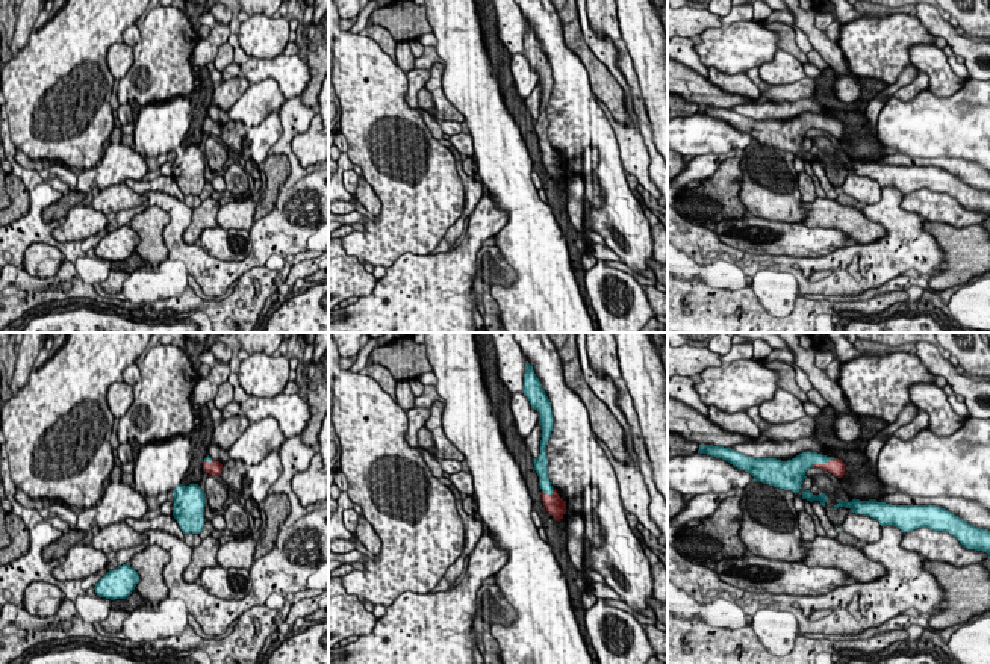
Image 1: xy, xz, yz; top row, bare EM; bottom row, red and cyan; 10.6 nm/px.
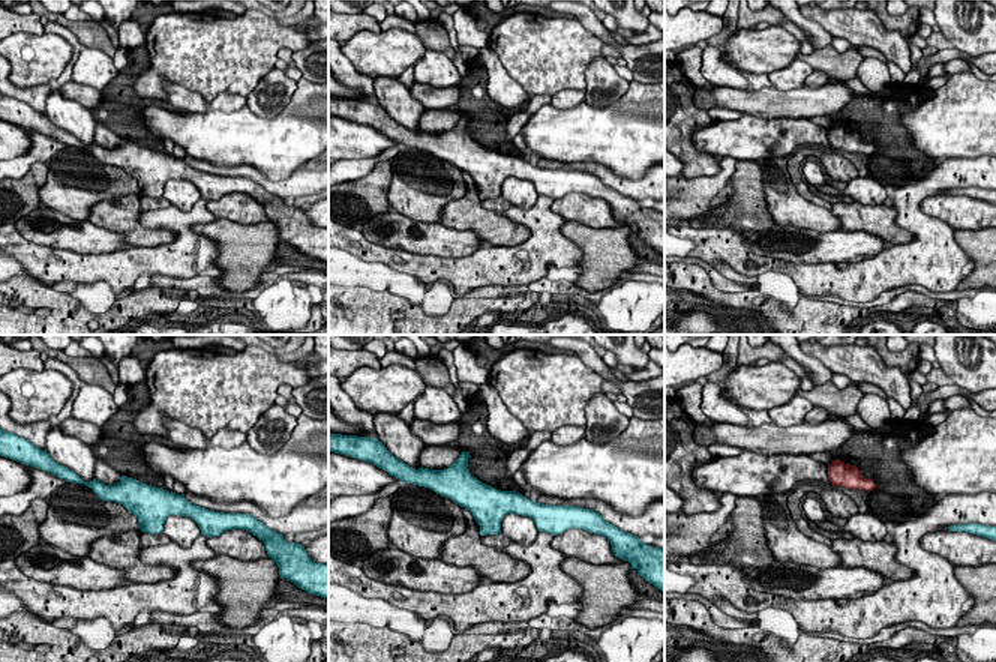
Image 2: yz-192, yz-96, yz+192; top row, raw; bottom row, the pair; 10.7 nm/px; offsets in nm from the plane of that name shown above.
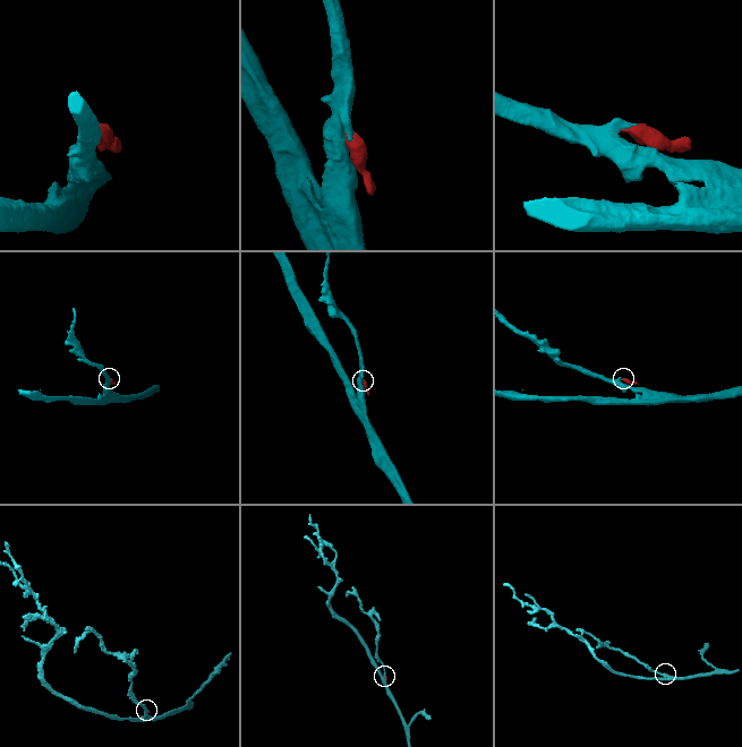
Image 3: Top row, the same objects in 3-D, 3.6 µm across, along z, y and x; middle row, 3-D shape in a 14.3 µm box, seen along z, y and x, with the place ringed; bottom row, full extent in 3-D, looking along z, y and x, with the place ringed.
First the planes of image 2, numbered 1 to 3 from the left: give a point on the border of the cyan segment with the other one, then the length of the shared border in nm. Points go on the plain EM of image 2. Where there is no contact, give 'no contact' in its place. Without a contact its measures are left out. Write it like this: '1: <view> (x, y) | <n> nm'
1: no contact
2: no contact
3: no contact

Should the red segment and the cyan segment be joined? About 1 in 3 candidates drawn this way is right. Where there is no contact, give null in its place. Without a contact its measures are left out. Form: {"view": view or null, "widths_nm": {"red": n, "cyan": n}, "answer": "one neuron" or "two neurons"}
{"view": "yz", "widths_nm": {"red": 160, "cyan": 200}, "answer": "one neuron"}

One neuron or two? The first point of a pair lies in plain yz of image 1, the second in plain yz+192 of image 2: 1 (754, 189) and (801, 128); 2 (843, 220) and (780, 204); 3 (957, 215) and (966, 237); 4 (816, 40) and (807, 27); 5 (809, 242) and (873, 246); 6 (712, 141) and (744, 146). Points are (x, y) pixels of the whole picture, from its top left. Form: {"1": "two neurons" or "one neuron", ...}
{"1": "two neurons", "2": "two neurons", "3": "two neurons", "4": "one neuron", "5": "one neuron", "6": "one neuron"}

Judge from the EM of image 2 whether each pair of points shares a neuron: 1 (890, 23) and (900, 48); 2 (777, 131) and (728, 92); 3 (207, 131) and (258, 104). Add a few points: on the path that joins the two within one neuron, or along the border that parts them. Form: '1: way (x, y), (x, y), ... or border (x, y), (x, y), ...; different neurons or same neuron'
1: border (876, 15), (887, 29), (897, 30), (905, 38); different neurons
2: border (743, 111), (767, 119), (798, 119); different neurons
3: border (246, 104), (254, 113), (267, 117), (284, 108); different neurons

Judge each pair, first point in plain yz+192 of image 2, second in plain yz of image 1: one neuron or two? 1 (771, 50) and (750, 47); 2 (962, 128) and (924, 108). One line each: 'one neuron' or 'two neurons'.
1: one neuron
2: one neuron

